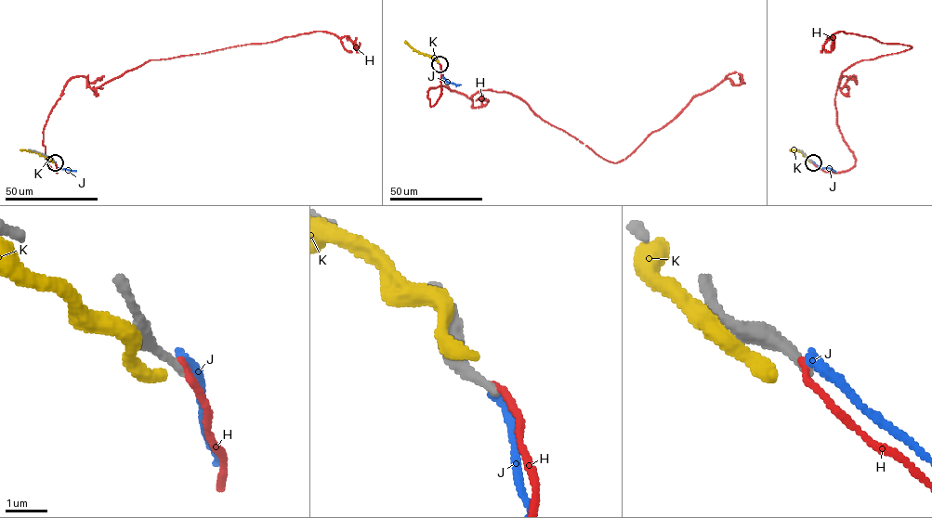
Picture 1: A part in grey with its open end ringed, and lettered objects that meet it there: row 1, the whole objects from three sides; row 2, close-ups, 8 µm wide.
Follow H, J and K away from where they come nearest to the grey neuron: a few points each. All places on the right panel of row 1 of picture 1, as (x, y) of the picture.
H: (812, 161), (829, 172), (855, 165), (837, 124), (842, 72), (912, 47), (839, 31), (827, 52), (831, 37)
J: (813, 161), (833, 171)
K: (809, 161), (800, 151), (790, 149)

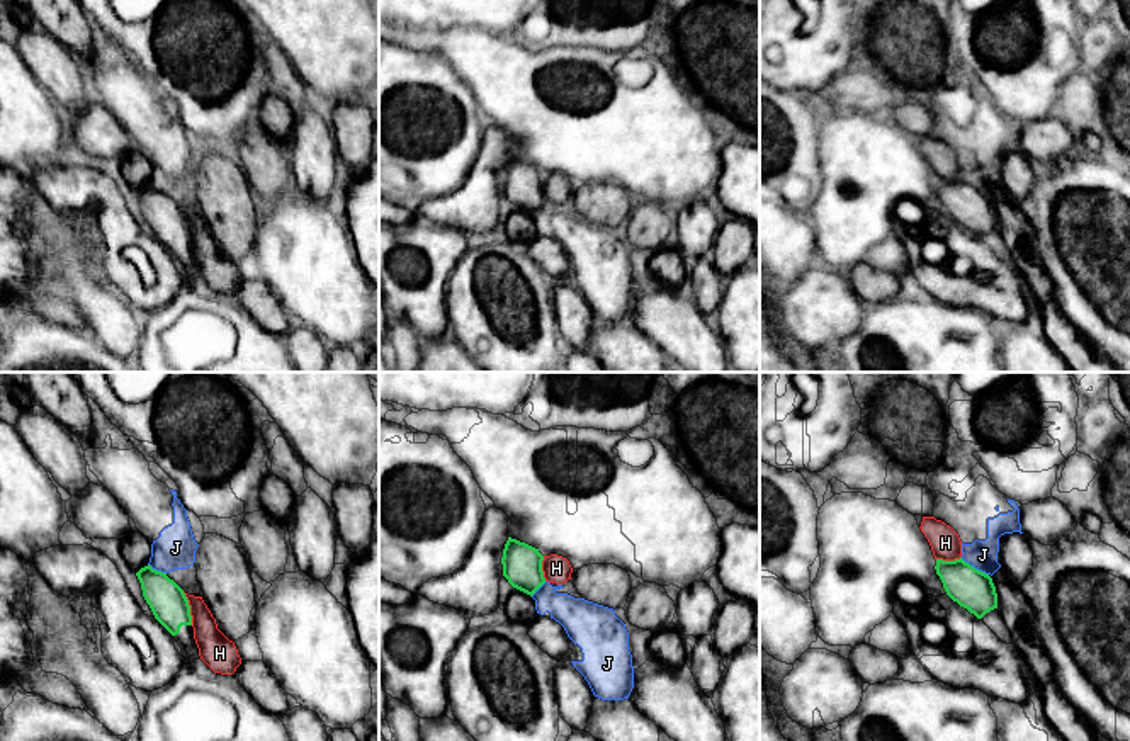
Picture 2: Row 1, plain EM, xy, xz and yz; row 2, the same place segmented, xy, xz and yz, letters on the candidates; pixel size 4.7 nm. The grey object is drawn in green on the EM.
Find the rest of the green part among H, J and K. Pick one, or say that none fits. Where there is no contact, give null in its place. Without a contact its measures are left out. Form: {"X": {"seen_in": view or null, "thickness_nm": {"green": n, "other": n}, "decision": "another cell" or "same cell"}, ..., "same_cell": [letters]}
{"H": {"seen_in": "xy", "thickness_nm": {"green": 180, "other": 160}, "decision": "another cell"}, "J": {"seen_in": "yz", "thickness_nm": {"green": 190, "other": 140}, "decision": "another cell"}, "K": {"seen_in": null, "decision": "another cell"}, "same_cell": []}

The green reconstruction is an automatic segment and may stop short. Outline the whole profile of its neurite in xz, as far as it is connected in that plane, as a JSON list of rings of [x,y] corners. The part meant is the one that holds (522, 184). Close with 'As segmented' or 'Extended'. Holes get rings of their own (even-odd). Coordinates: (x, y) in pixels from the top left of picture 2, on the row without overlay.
[[[508,156],[501,177],[503,195],[513,207],[532,216],[545,202],[542,180],[539,168]]]. As segmented

